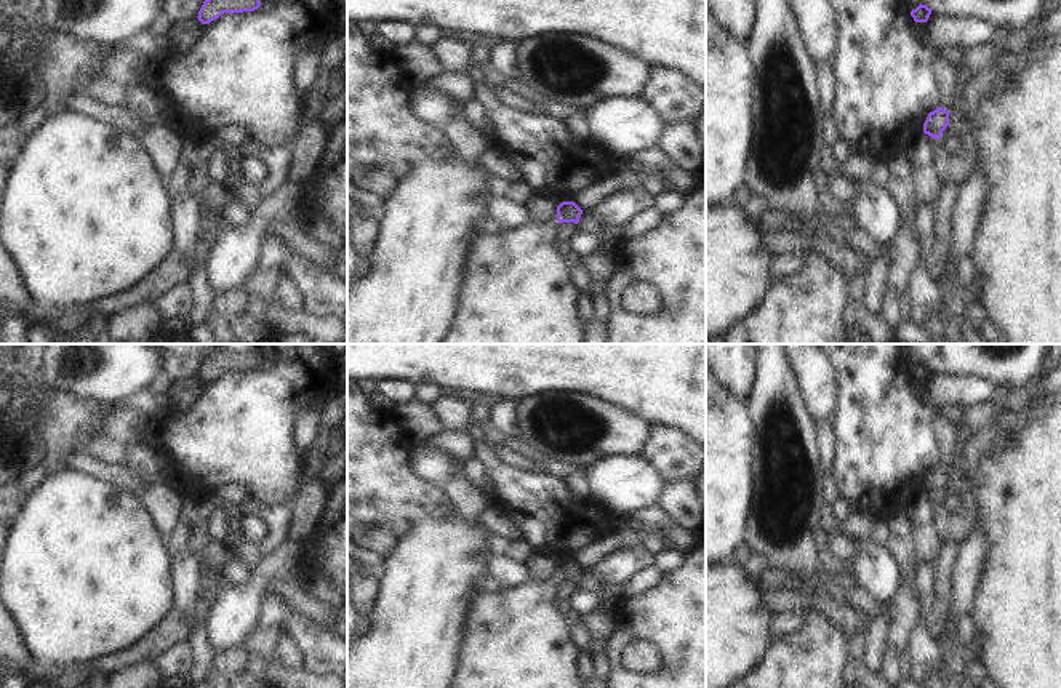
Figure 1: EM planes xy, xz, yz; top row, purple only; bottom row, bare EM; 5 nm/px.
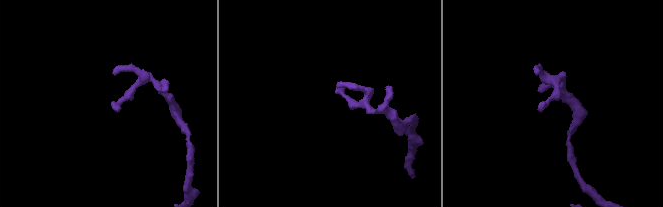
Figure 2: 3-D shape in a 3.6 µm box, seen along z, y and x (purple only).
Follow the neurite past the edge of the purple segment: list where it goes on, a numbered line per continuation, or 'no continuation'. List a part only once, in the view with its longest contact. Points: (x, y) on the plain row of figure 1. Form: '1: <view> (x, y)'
no continuation

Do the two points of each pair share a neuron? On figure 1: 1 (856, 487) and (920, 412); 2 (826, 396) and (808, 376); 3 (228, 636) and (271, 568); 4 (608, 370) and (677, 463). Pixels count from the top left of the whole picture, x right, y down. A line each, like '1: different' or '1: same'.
1: same
2: same
3: same
4: different

